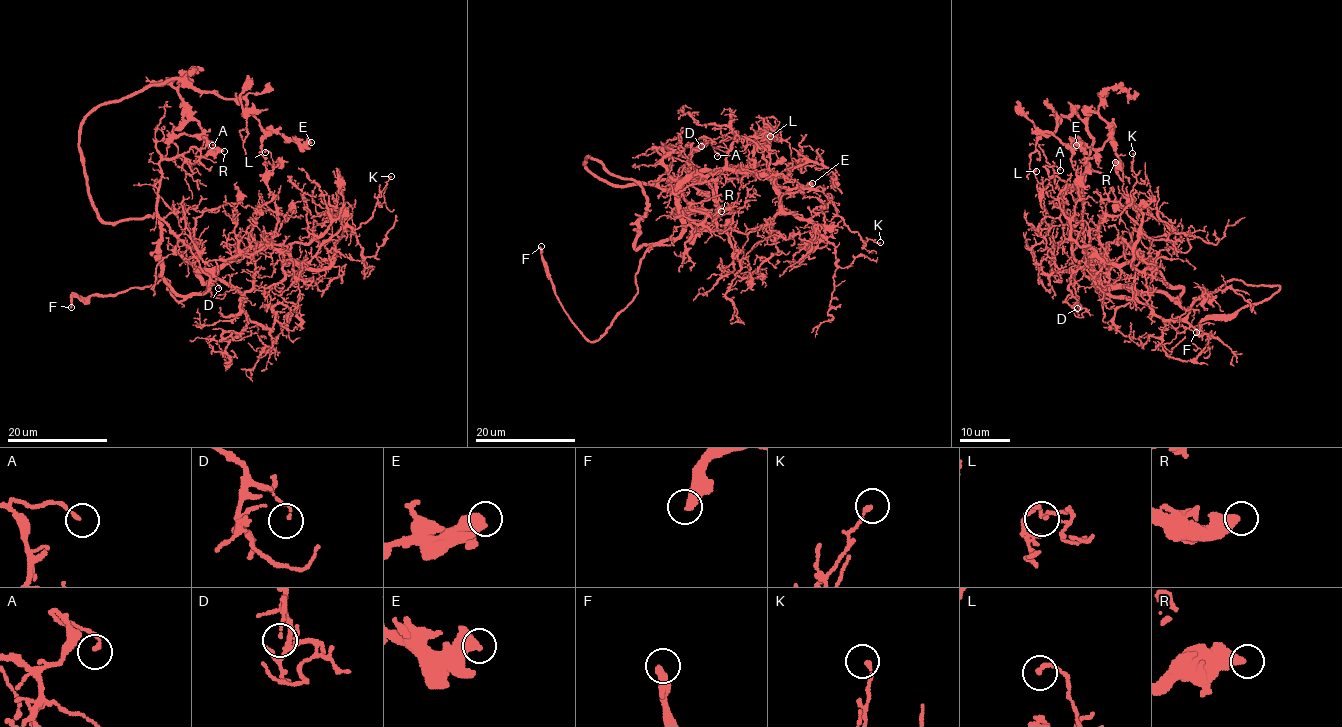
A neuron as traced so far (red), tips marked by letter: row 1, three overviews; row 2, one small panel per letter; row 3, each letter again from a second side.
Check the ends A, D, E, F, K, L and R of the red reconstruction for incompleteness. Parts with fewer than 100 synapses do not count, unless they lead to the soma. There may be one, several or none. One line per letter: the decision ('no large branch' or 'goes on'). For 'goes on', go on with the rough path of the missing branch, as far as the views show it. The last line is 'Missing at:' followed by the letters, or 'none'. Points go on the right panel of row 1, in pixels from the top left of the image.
A: no large branch
D: no large branch
E: no large branch
F: goes on; course (1196, 332), (1187, 345), (1192, 345)
K: no large branch
L: no large branch
R: no large branch
Missing at: F

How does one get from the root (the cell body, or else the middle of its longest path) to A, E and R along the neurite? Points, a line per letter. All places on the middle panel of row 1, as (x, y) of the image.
A: (645, 216), (637, 249), (681, 232), (677, 182), (667, 154), (652, 148), (687, 156), (713, 141), (717, 156)
E: (645, 216), (645, 192), (587, 156), (612, 185), (648, 185), (756, 165), (759, 148), (778, 185), (812, 183)
R: (645, 216), (645, 192), (587, 156), (587, 167), (612, 185), (675, 188), (689, 208), (674, 215), (721, 211)

